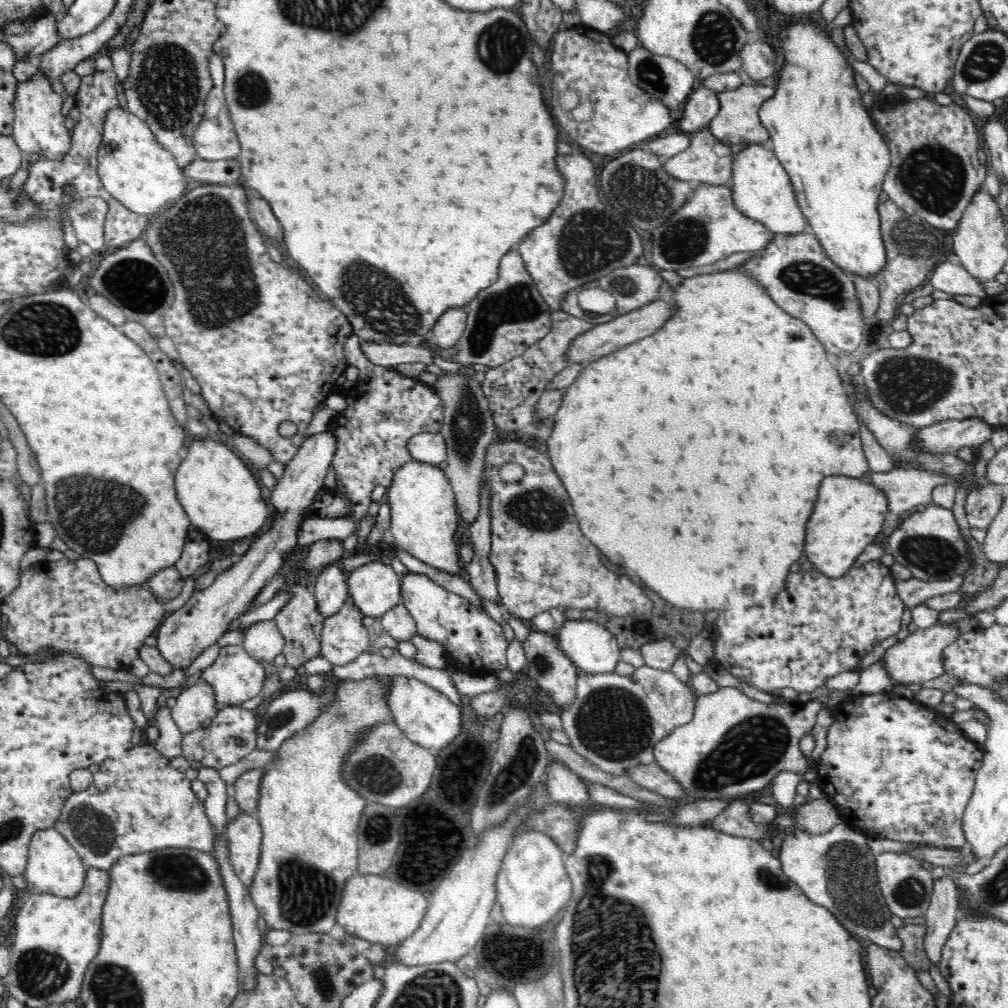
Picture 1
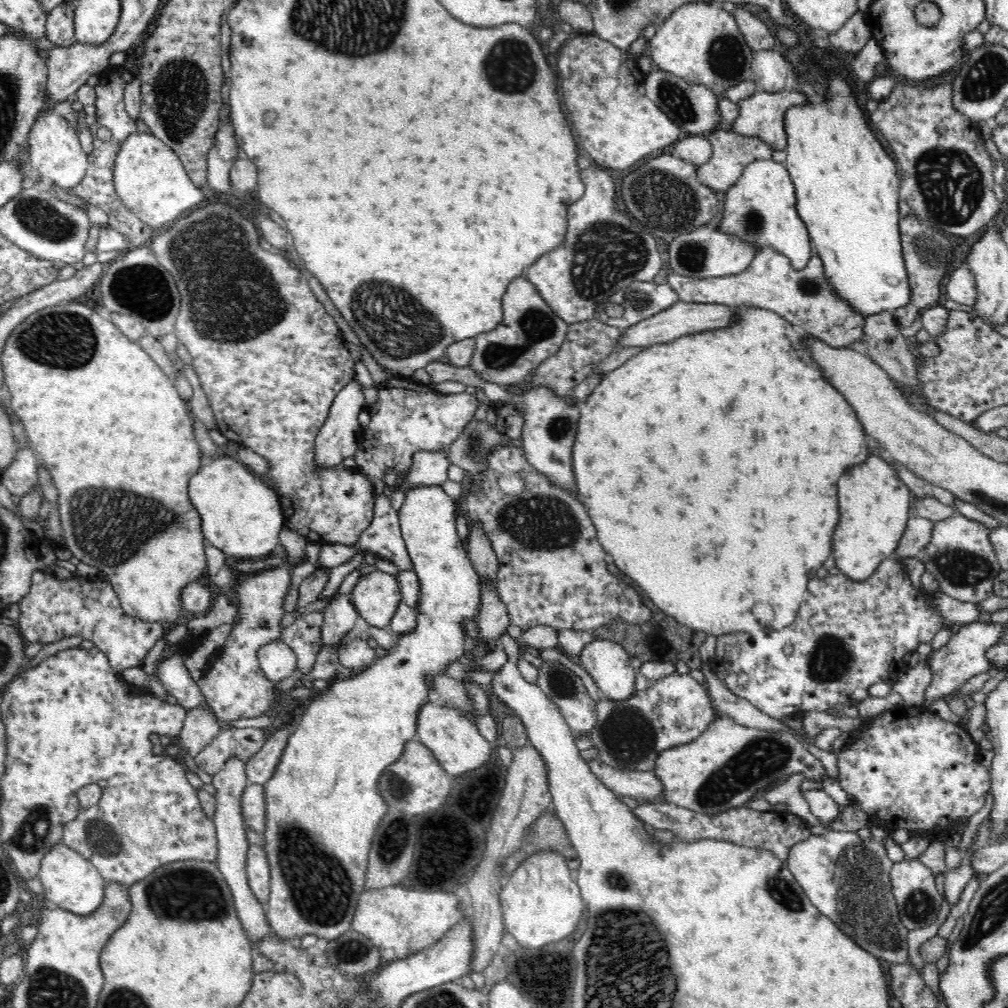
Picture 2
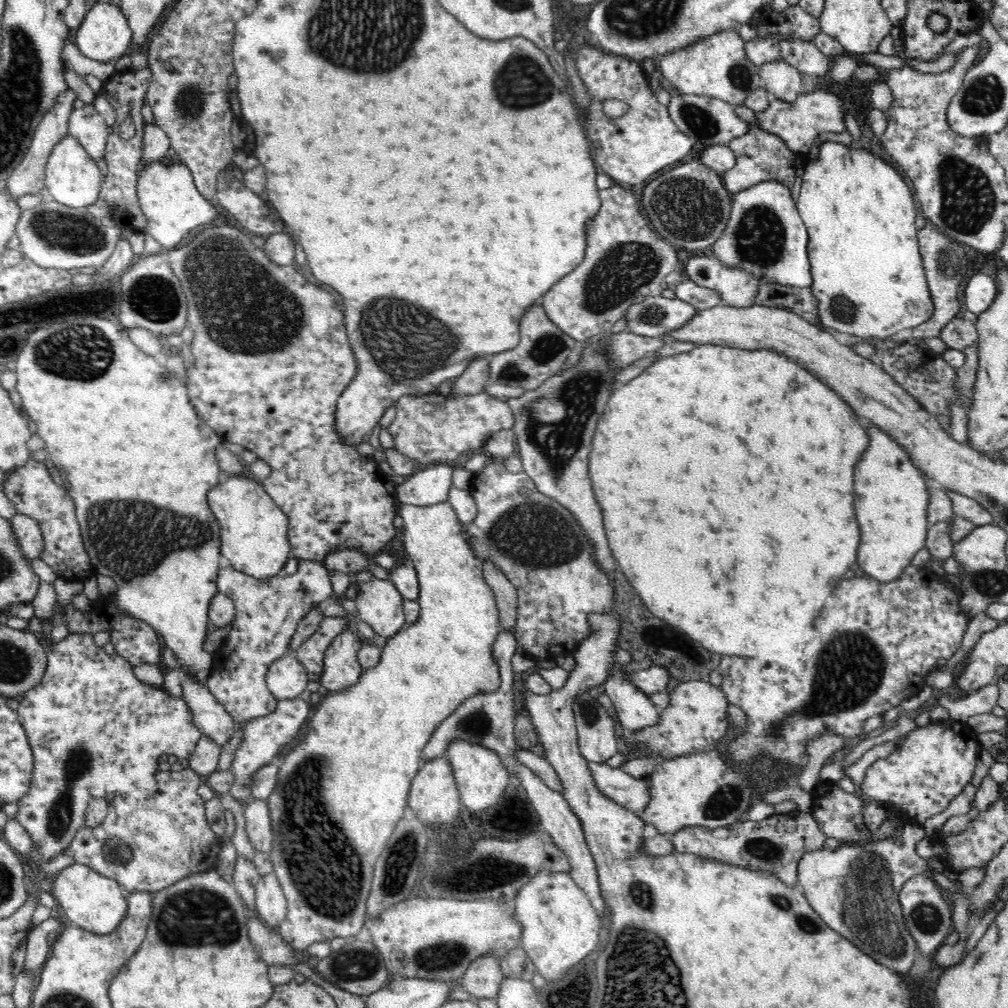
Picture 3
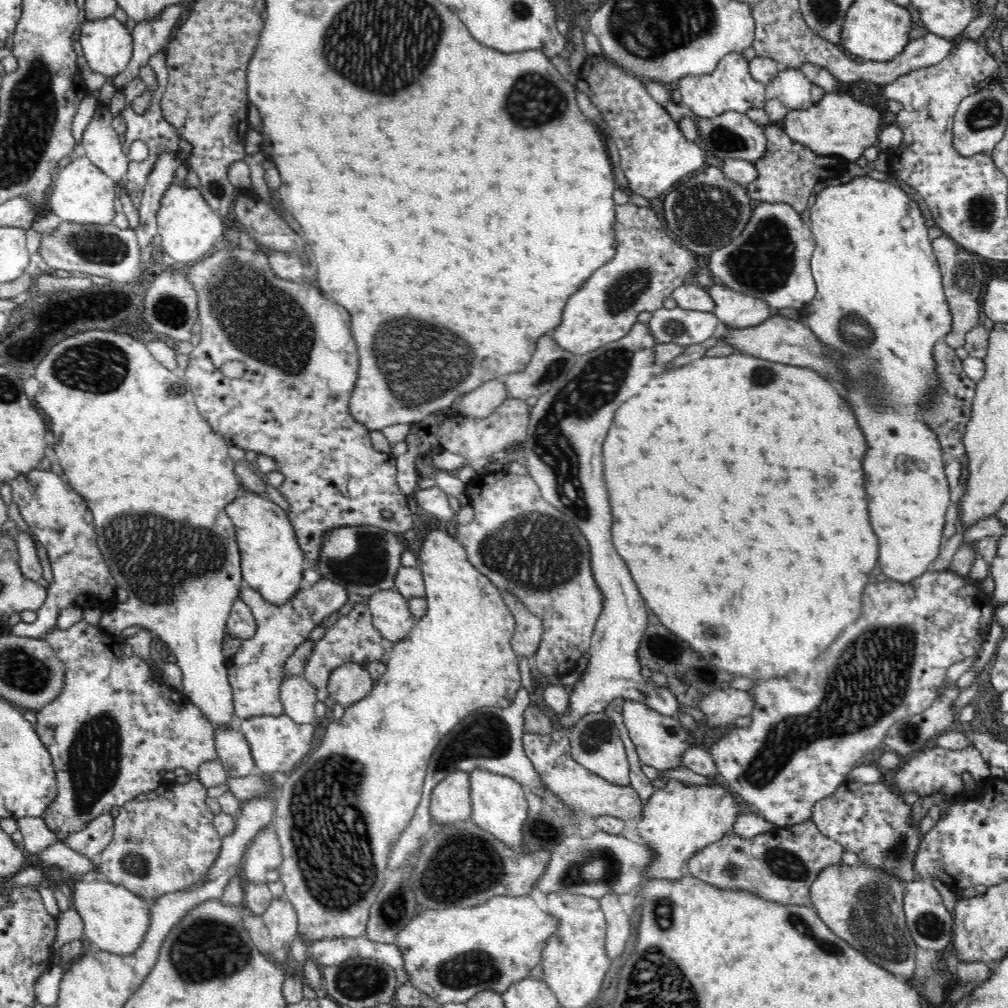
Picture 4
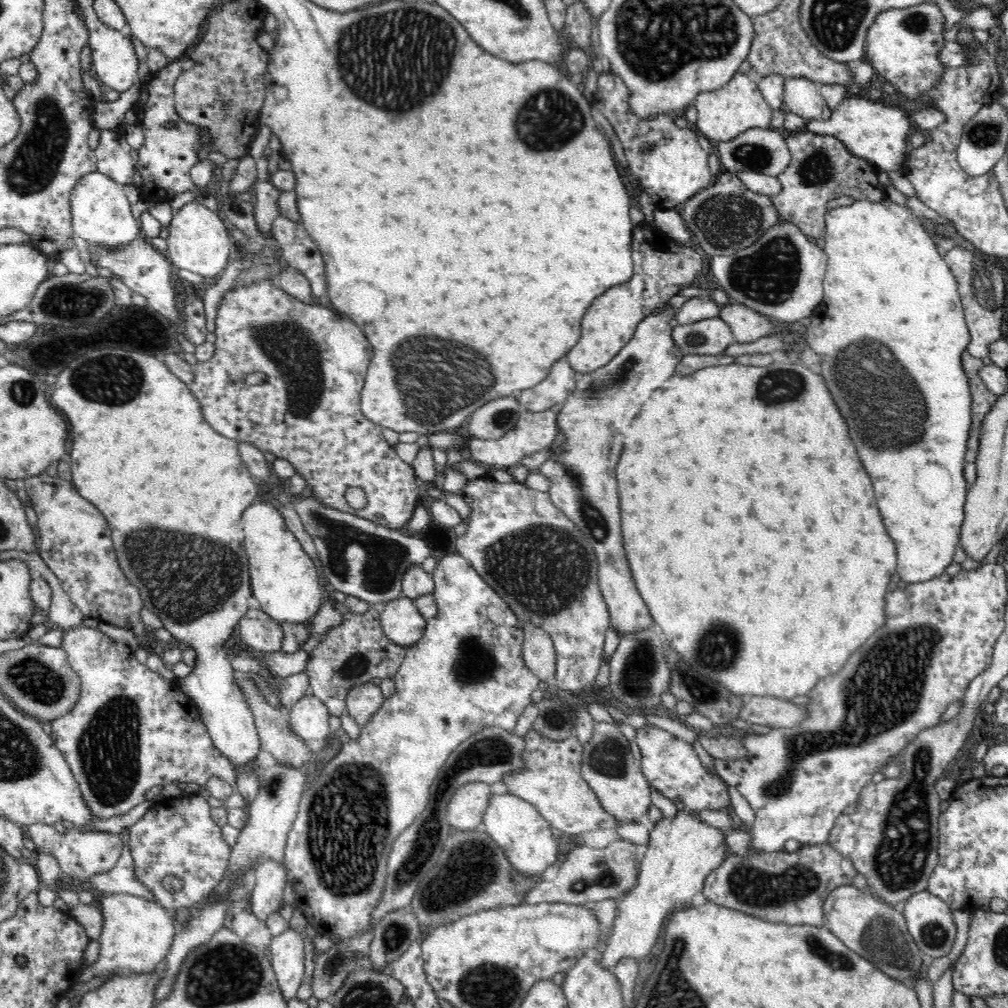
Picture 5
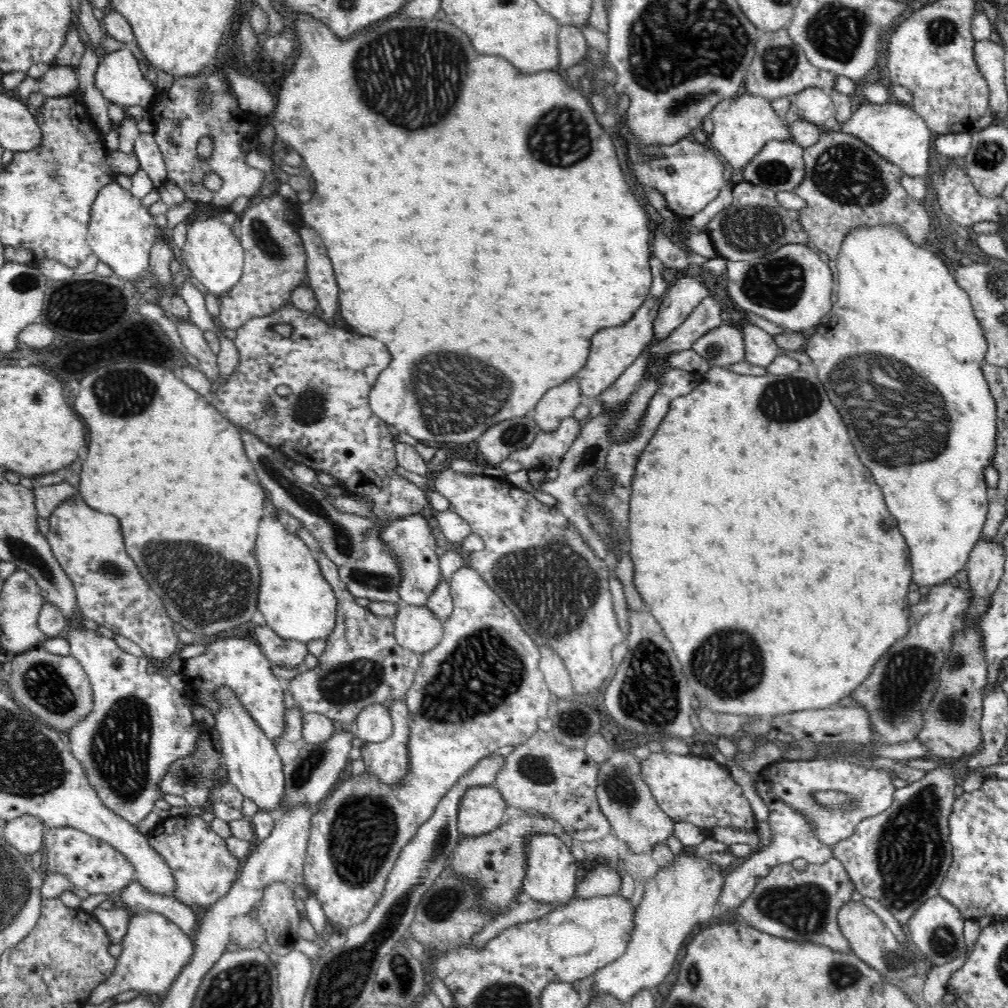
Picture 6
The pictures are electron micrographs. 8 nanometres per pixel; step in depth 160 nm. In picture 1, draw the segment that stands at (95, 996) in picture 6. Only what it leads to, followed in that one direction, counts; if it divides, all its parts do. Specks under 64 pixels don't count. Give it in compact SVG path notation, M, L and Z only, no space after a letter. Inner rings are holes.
M55 828L36 830L29 847L29 862L24 877L30 890L53 894L60 898L74 898L85 886L87 867L80 856Z

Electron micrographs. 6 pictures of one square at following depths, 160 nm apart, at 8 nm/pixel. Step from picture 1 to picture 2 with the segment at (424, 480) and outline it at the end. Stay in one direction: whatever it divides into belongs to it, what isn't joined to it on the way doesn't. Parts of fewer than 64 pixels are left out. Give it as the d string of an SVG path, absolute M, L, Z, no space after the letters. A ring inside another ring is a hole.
M414 486L406 492L407 496L405 504L398 511L398 522L400 530L406 543L408 554L410 555L413 570L416 571L420 583L420 598L417 606L417 625L414 630L399 635L398 643L394 648L387 650L387 654L382 657L377 657L370 667L363 669L360 673L351 675L341 681L333 682L328 688L324 689L321 696L318 695L316 700L304 710L300 722L295 725L293 734L288 737L287 744L280 756L279 762L276 764L274 774L270 776L270 780L265 782L265 811L266 811L266 828L264 830L264 838L266 845L264 850L267 855L267 860L270 868L270 896L268 912L266 913L268 923L275 937L281 940L298 938L304 935L314 935L326 940L336 940L338 936L351 930L354 921L354 916L359 904L360 894L365 891L364 874L366 874L366 864L368 864L368 852L372 848L372 836L374 830L380 826L382 816L388 812L388 806L384 797L378 791L378 780L380 776L388 770L388 766L392 766L394 762L400 760L404 746L408 740L418 740L416 735L416 718L420 712L420 706L428 700L430 687L428 687L428 678L436 676L436 674L446 675L446 666L450 662L467 662L464 658L467 638L464 633L464 622L468 620L477 620L480 608L480 581L478 573L475 571L469 554L467 553L466 543L460 539L461 534L456 528L457 519L457 504L446 494L441 486Z

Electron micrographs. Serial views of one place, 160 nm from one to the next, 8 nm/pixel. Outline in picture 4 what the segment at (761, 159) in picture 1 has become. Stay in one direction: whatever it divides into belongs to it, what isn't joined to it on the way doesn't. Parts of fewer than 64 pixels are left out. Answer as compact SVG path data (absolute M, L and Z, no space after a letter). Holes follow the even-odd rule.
M756 201L752 206L752 216L750 216L746 228L742 230L742 234L732 238L730 244L726 244L724 248L715 250L708 255L708 270L716 283L723 284L746 296L759 298L776 311L794 308L794 310L803 312L817 293L810 266L814 244L815 236L812 234L807 219L798 214L794 207L783 202L772 204L771 202Z

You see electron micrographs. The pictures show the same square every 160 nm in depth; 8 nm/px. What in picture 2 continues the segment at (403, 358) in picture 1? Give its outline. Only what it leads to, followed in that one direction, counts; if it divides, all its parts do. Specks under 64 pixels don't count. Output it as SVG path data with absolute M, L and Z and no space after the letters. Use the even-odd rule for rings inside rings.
M449 362L431 363L425 370L432 377L431 385L448 381L460 382L468 387L484 391L494 406L510 405L517 408L524 419L521 448L525 450L527 461L553 484L576 496L576 480L574 480L574 470L572 470L572 448L576 442L580 423L580 403L573 404L571 400L567 400L566 395L557 396L553 390L542 386L532 388L522 396L515 396L501 385L483 380L480 374L472 368L458 368Z

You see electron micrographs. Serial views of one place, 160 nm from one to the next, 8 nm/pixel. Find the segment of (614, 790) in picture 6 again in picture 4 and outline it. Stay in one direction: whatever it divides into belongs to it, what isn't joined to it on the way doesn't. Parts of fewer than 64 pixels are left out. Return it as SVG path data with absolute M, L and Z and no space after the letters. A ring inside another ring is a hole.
M598 710L585 715L575 722L575 725L567 732L569 735L572 758L578 761L592 774L600 775L610 784L617 786L630 785L630 764L626 757L626 750L620 737L620 730L614 725L605 710Z

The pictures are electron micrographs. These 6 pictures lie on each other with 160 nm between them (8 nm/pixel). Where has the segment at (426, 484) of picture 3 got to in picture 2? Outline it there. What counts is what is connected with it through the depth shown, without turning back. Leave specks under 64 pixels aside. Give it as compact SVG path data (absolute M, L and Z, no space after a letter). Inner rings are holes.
M418 450L412 458L412 466L406 475L393 488L391 506L394 511L400 511L405 504L406 492L414 486L442 486L448 480L448 466L451 461L446 452L428 452Z

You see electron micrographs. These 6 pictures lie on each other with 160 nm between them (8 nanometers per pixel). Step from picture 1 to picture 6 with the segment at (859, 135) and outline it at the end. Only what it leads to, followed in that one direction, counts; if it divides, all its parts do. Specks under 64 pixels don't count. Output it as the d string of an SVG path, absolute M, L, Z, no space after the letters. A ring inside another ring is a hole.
M876 224L876 226L852 228L850 232L846 232L846 238L840 246L840 252L838 252L838 258L835 261L834 266L836 274L838 274L836 302L832 303L829 323L819 326L817 331L810 336L805 352L812 361L812 369L816 372L818 379L828 390L832 404L842 414L844 424L850 430L852 444L858 450L860 460L872 472L878 486L882 488L888 510L896 518L898 529L910 547L912 582L924 590L930 586L948 582L956 572L966 569L970 552L976 546L976 542L980 540L982 526L986 522L989 503L984 470L994 460L998 435L996 402L990 393L990 386L982 371L988 343L986 343L986 337L984 337L984 331L982 331L978 319L974 316L970 297L956 282L953 273L935 254L934 249L927 246L916 246L895 224Z

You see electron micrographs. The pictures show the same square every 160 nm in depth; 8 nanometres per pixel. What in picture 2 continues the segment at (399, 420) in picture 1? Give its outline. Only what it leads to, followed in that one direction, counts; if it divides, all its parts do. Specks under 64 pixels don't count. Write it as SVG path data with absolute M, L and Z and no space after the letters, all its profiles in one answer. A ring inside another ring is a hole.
M391 377L381 384L378 399L375 405L366 406L371 422L366 428L362 427L363 437L358 452L352 456L357 462L355 469L372 481L375 496L382 493L386 469L393 468L402 479L418 450L438 452L461 438L478 408L478 400L472 394L441 394L430 384L398 377Z

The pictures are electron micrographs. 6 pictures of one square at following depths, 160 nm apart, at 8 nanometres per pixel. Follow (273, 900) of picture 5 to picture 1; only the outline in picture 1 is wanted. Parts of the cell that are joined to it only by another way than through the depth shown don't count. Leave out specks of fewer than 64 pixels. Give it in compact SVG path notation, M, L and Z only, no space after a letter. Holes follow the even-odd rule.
M265 768L251 769L242 773L233 784L234 800L238 802L241 812L256 815L259 788Z

